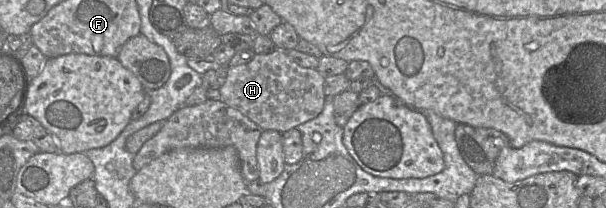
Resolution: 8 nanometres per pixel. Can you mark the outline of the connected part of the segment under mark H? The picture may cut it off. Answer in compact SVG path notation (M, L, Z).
M276 48L268 54L255 54L246 64L228 67L220 100L240 111L262 130L284 133L317 117L325 104L323 77L315 68L305 68Z

